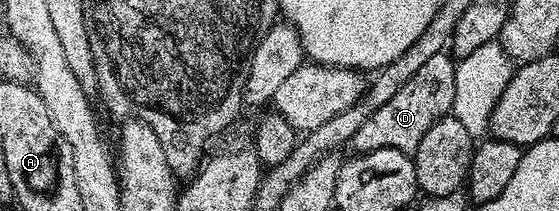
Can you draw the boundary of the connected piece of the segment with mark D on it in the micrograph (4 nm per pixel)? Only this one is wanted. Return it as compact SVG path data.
M451 53L435 54L394 92L358 132L354 132L350 143L353 151L361 154L369 154L382 148L391 150L401 150L403 154L411 155L422 144L422 136L430 132L430 128L440 118L446 118L451 115L452 105L454 104L454 76L456 75L456 62Z

